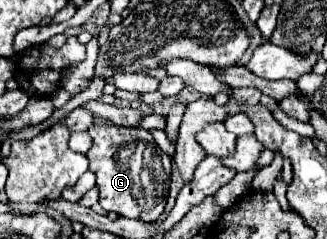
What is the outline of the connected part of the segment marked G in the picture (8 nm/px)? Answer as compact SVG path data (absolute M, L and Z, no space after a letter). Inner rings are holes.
M93 124L89 134L93 146L87 152L87 158L89 170L97 176L101 208L125 218L155 222L167 202L171 158L155 144L153 136L141 128L121 128L115 132L115 126L111 124Z

